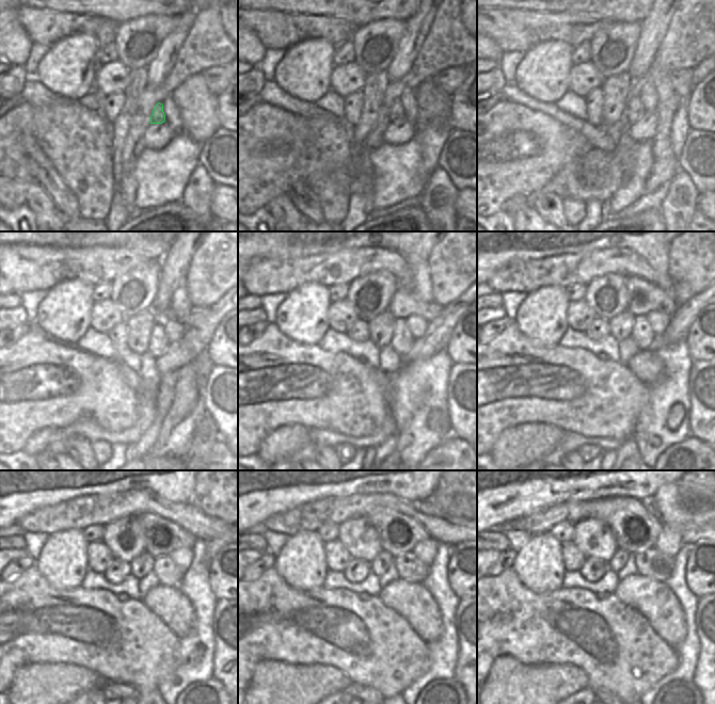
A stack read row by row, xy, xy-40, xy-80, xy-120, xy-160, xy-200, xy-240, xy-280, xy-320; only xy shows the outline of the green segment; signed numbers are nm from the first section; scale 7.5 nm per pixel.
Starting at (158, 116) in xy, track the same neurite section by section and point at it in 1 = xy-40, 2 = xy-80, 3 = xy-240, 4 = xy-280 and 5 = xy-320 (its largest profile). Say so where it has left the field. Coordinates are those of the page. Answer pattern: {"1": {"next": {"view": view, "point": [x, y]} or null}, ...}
{"1": {"next": {"view": "xy-40", "point": [397, 111]}}, "2": {"next": {"view": "xy-80", "point": [635, 109]}}, "3": {"next": {"view": "xy-240", "point": [169, 574]}}, "4": {"next": {"view": "xy-280", "point": [410, 569]}}, "5": {"next": {"view": "xy-320", "point": [652, 562]}}}

